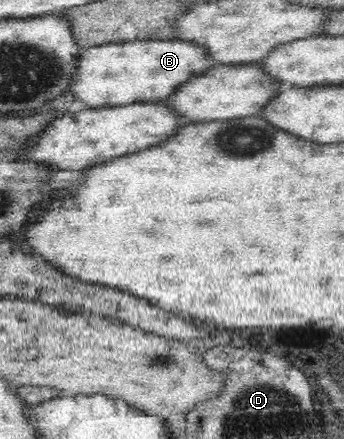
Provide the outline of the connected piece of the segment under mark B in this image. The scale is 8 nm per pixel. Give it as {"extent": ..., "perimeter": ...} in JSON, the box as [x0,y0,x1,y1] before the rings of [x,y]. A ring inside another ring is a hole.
{"extent":[69,40,220,107],"perimeter":[[[142,40],[122,42],[118,44],[106,44],[84,48],[82,57],[76,65],[76,77],[72,81],[69,90],[76,99],[80,99],[88,107],[130,105],[136,102],[161,103],[170,95],[176,95],[180,87],[184,87],[188,81],[194,81],[202,77],[208,69],[214,69],[220,63],[200,44],[194,40]]]}

